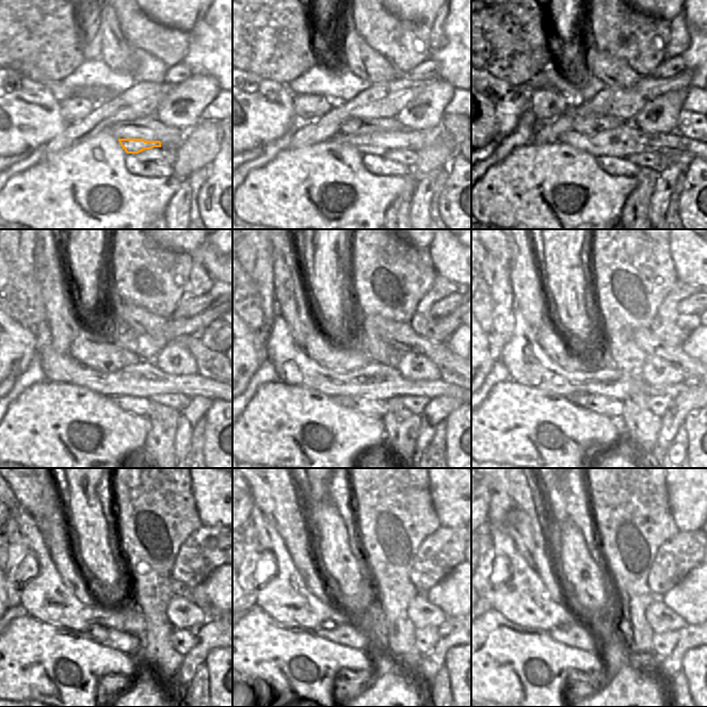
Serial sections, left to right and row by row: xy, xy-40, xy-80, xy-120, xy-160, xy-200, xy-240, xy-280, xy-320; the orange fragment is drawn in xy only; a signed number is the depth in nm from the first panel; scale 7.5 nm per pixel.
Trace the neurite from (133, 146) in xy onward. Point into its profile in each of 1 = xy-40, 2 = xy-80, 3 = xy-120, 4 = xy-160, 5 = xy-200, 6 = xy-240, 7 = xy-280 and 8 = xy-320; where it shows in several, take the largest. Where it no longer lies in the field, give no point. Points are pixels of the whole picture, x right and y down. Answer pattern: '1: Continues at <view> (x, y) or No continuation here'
1: Continues at xy-40 (378, 143)
2: Continues at xy-80 (622, 142)
3: Continues at xy-120 (144, 380)
4: Continues at xy-160 (293, 367)
5: Continues at xy-200 (527, 364)
6: Continues at xy-240 (46, 598)
7: Continues at xy-280 (284, 595)
8: Continues at xy-320 (521, 597).

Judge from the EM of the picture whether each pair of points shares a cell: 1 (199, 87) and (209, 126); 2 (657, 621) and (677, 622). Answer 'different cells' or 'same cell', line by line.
1: different cells
2: same cell

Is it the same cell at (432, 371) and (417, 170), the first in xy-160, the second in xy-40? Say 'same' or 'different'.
different

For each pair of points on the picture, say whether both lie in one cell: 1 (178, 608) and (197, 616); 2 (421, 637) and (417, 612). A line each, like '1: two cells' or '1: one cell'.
1: one cell
2: two cells

